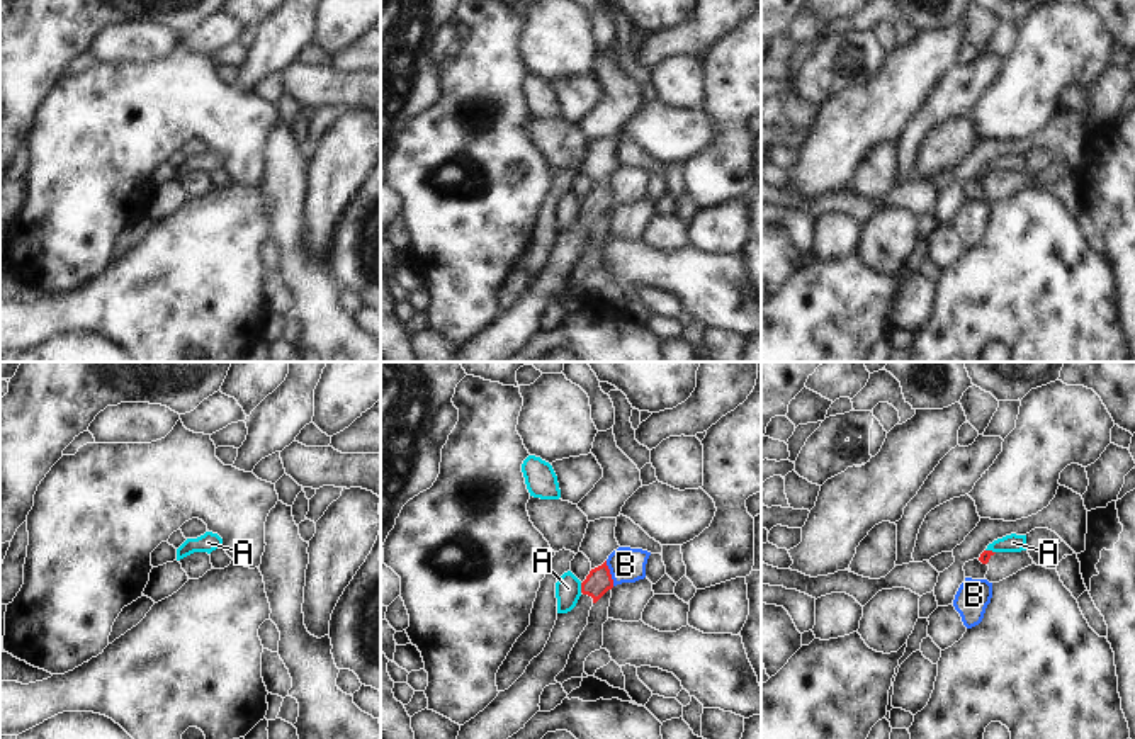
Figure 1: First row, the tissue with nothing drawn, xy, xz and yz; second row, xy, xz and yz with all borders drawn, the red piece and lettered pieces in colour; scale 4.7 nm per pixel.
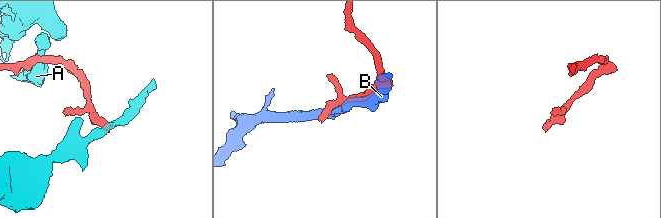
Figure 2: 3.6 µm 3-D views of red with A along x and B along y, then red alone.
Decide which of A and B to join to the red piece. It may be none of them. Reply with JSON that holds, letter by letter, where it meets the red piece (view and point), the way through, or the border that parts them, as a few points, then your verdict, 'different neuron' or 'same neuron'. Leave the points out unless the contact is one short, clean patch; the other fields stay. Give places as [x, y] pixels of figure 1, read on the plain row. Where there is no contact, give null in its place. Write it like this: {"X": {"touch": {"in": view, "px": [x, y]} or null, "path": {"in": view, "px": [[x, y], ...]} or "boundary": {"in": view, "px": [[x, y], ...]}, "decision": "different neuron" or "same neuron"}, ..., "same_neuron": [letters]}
{"A": {"touch": {"in": "xz", "px": [581, 208]}, "boundary": {"in": "xz", "px": [[580, 203], [581, 211]]}, "decision": "different neuron"}, "B": {"touch": {"in": "xz", "px": [609, 192]}, "decision": "different neuron"}, "same_neuron": []}

